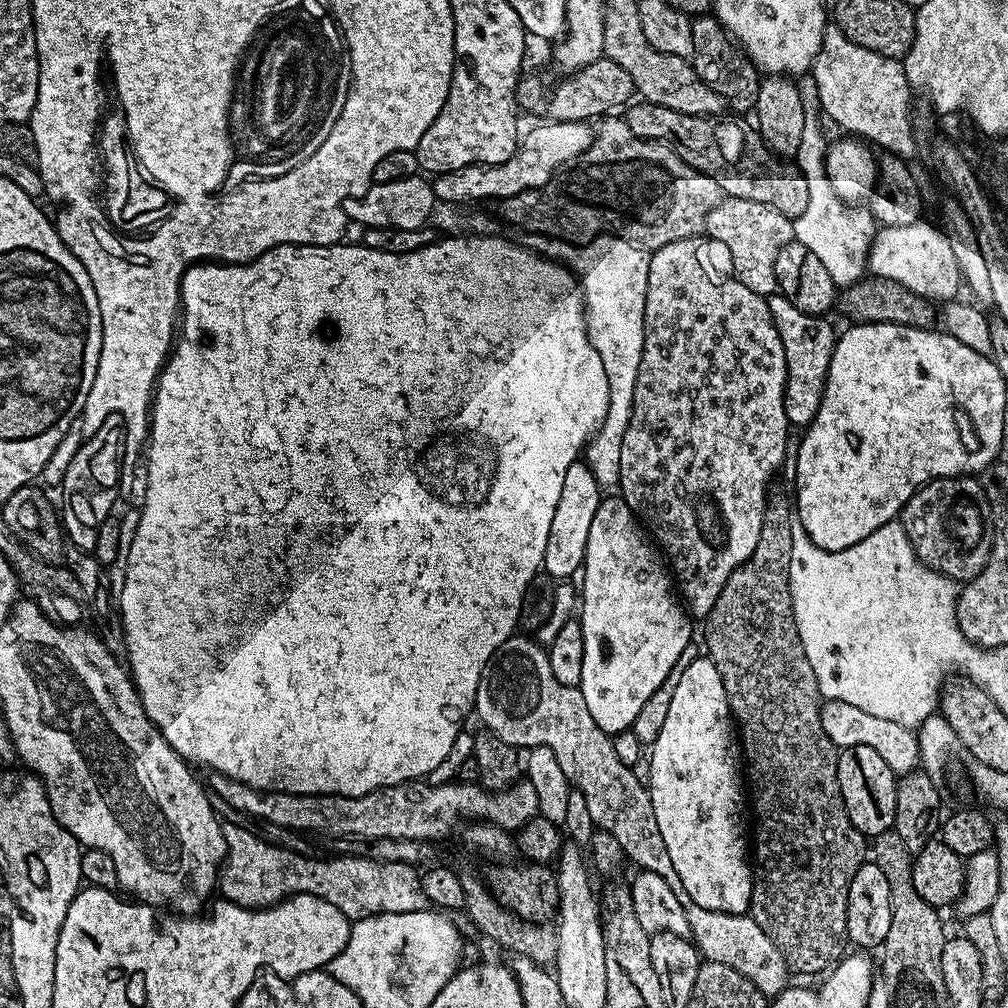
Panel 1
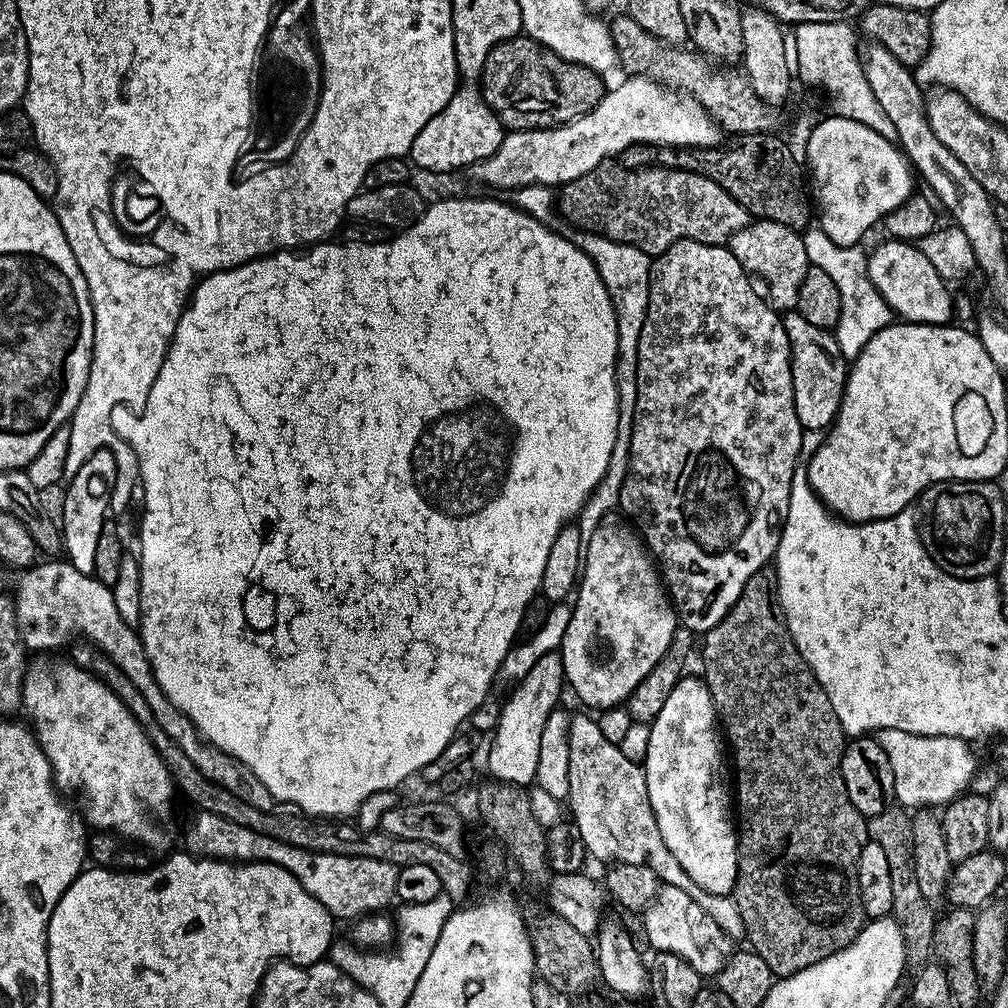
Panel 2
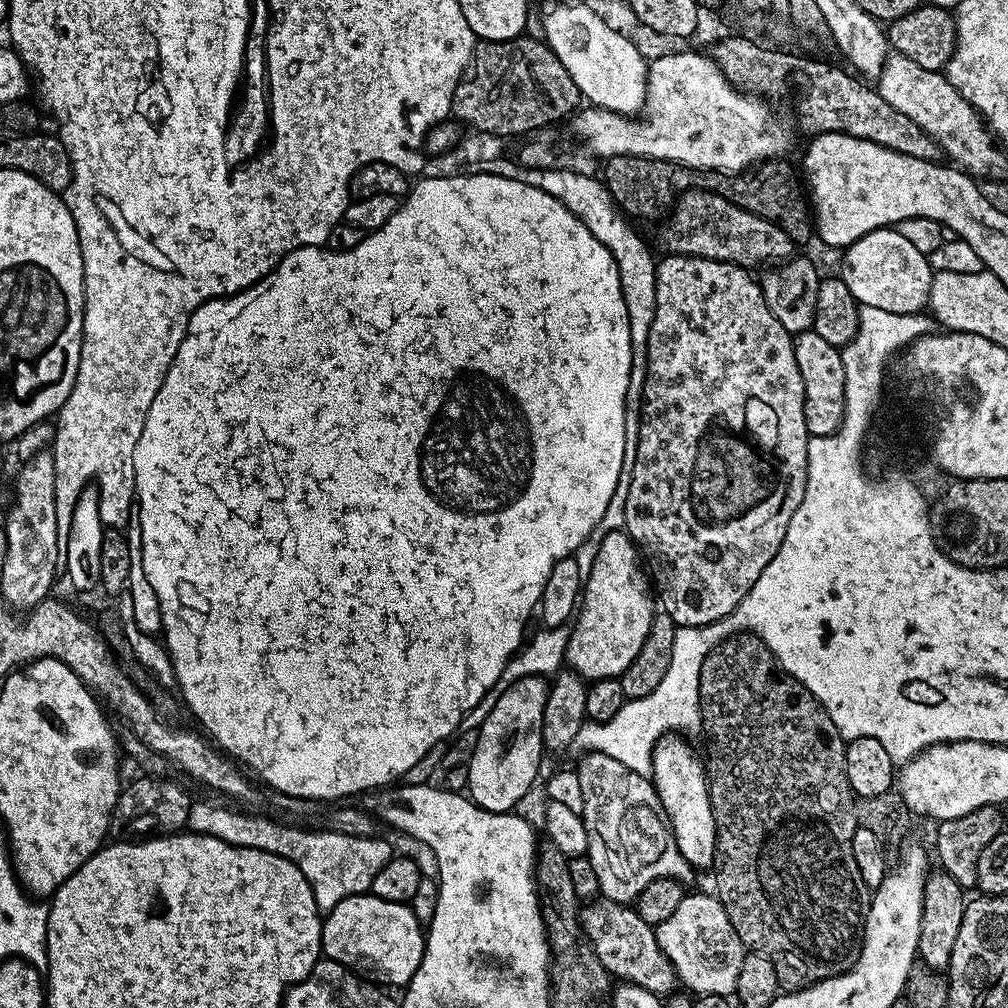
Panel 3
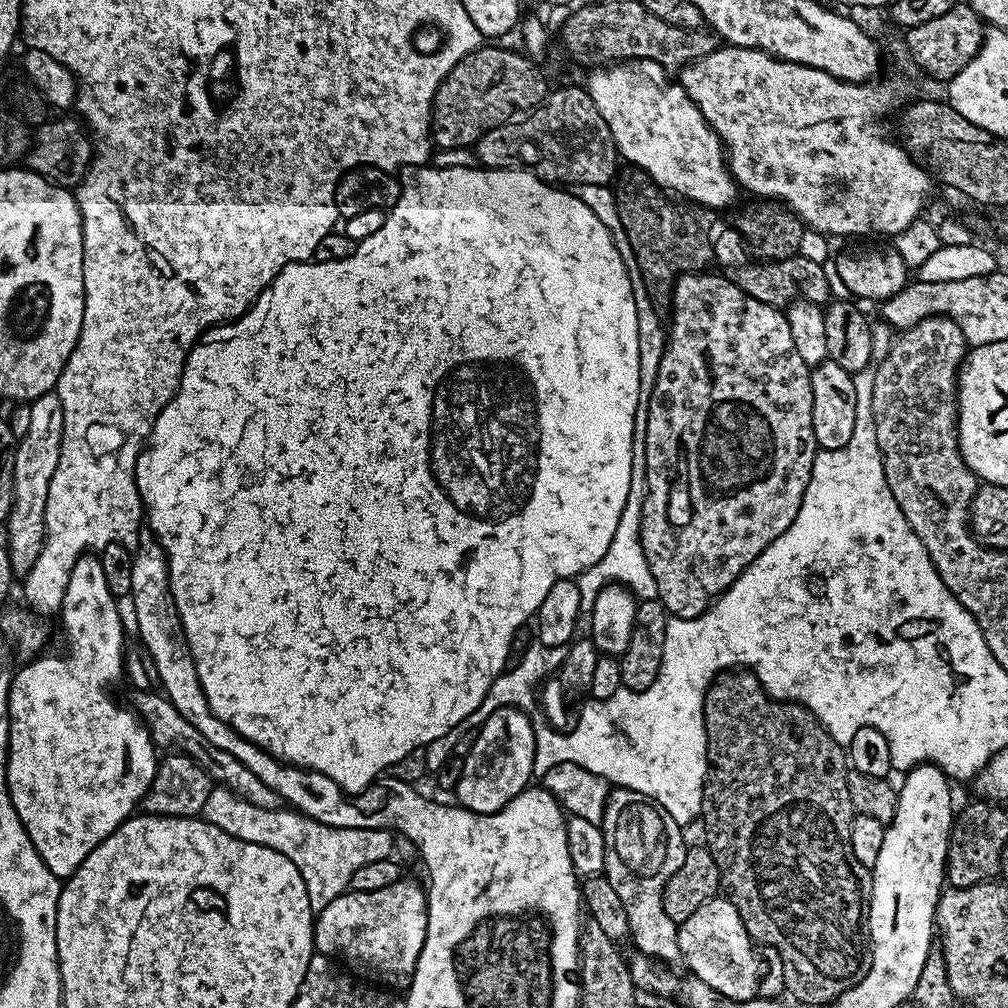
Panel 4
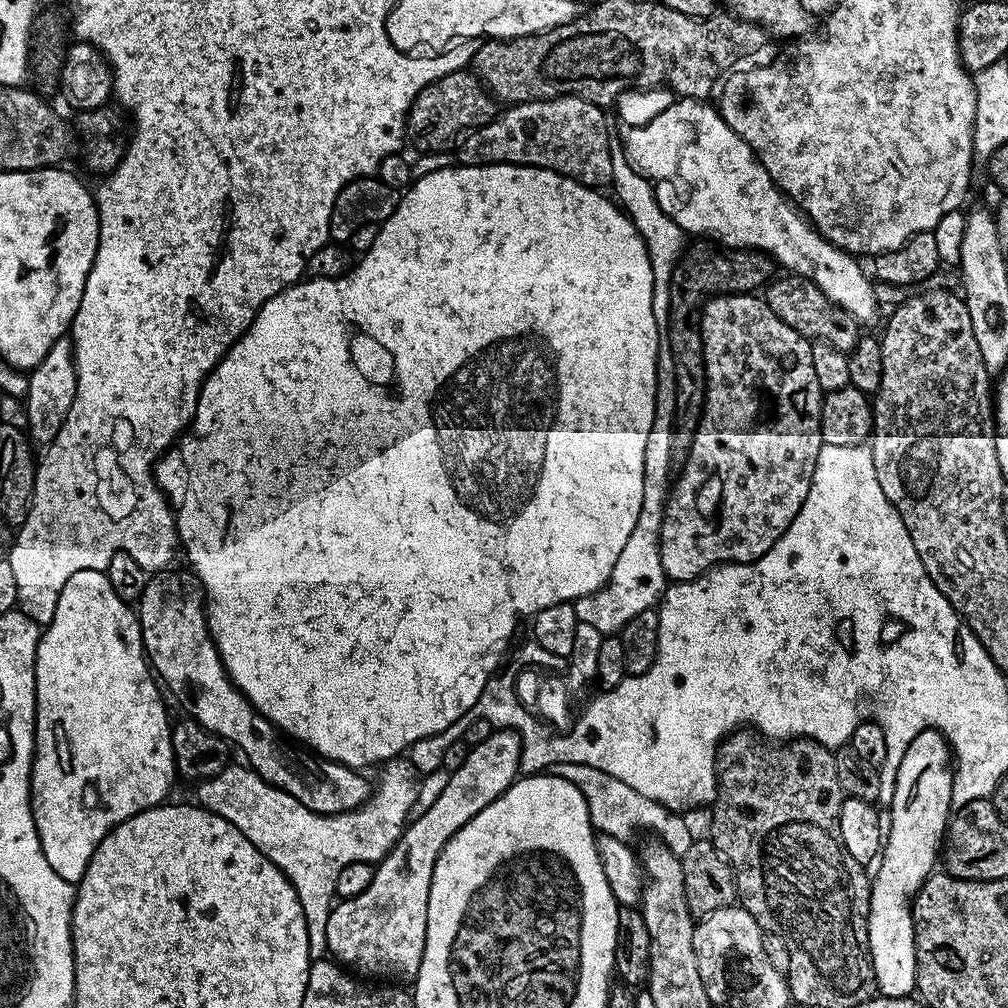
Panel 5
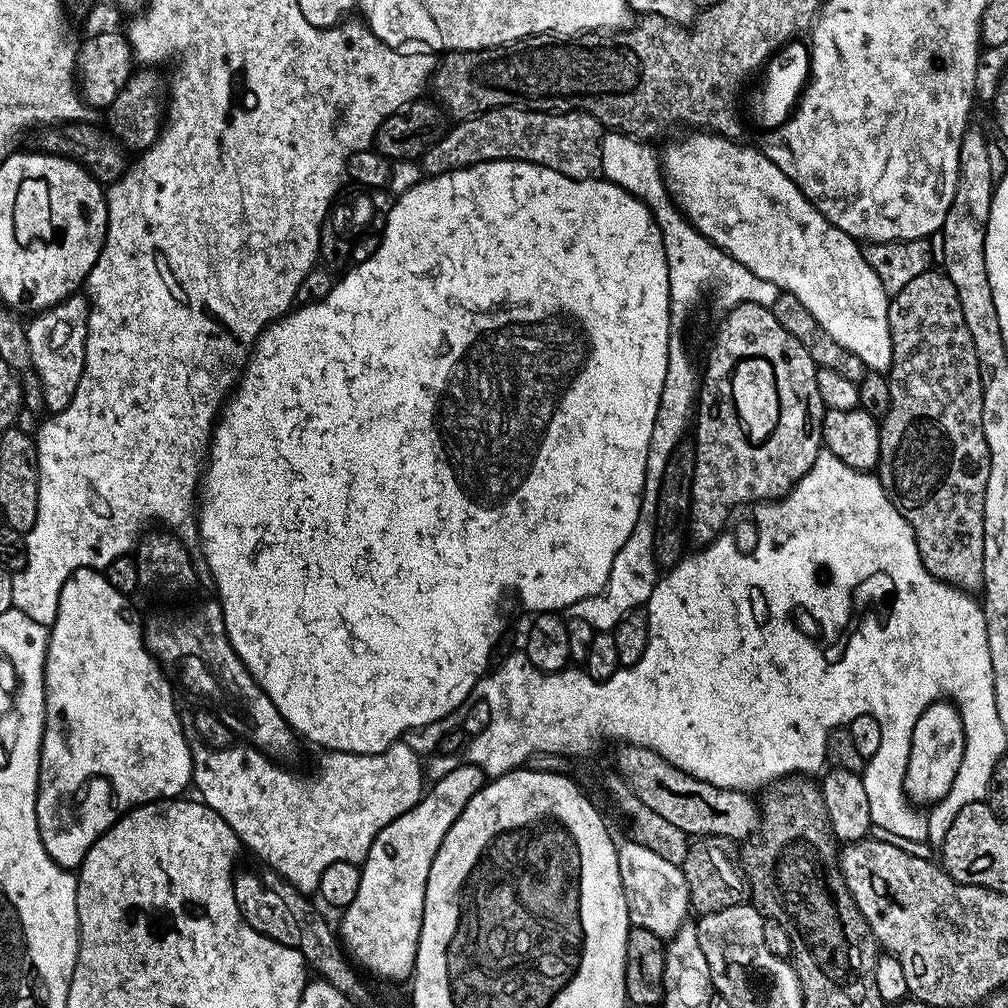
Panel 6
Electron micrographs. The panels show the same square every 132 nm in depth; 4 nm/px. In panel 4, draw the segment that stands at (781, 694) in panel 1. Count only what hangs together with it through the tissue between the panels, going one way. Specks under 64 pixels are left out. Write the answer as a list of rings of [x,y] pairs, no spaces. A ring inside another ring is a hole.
[[[725,670],[716,679],[708,685],[708,693],[704,695],[704,729],[706,730],[706,742],[708,743],[708,776],[704,780],[704,811],[702,813],[702,825],[704,824],[704,836],[706,839],[706,847],[710,850],[710,854],[714,858],[714,862],[718,862],[718,870],[720,871],[720,886],[723,895],[738,910],[738,914],[742,918],[742,922],[746,926],[749,936],[760,946],[774,946],[774,950],[778,950],[778,958],[782,958],[782,966],[784,967],[784,988],[792,991],[792,996],[796,1000],[801,1000],[804,1004],[824,1004],[831,1005],[836,997],[840,996],[846,990],[854,987],[859,980],[862,979],[865,972],[868,971],[870,963],[870,940],[866,935],[862,925],[866,920],[866,901],[872,896],[872,873],[866,866],[862,866],[862,862],[858,862],[858,858],[854,858],[854,850],[850,846],[850,826],[854,809],[850,802],[850,790],[848,789],[848,774],[850,765],[845,749],[838,742],[834,742],[834,738],[825,728],[820,725],[816,715],[803,704],[794,704],[783,700],[774,700],[763,688],[760,687],[760,679],[757,678],[755,672],[751,670]]]

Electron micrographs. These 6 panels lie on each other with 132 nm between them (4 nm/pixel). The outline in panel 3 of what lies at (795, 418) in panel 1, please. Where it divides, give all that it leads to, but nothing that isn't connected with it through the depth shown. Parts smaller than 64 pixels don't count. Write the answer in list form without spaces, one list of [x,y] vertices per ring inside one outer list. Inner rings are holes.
[[[811,330],[801,332],[794,340],[794,358],[802,374],[804,413],[809,437],[829,436],[840,428],[846,406],[846,373],[842,371],[840,349]]]

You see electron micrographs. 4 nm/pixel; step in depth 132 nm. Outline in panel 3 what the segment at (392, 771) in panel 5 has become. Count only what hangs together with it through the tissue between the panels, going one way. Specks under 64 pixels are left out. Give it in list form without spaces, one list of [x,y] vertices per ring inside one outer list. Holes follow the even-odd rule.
[[[197,799],[190,806],[186,828],[190,832],[197,832],[210,838],[218,838],[222,842],[230,842],[230,846],[264,848],[267,852],[273,852],[290,862],[294,862],[294,866],[298,866],[298,870],[302,870],[306,882],[310,882],[310,890],[314,894],[314,902],[321,913],[324,914],[331,912],[334,906],[338,906],[338,902],[342,902],[352,895],[367,893],[371,889],[378,872],[394,857],[394,850],[386,841],[380,840],[381,838],[347,836],[341,832],[329,832],[327,830],[311,832],[308,828],[295,828],[292,824],[279,824],[278,821],[271,820],[268,816],[255,816],[252,813],[255,811],[252,810],[244,811],[248,812],[231,812],[228,808],[211,808],[206,801]]]

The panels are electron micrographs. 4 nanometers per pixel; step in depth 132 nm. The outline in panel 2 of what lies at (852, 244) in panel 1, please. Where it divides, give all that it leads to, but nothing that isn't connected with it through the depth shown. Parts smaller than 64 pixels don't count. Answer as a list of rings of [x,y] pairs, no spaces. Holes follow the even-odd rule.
[[[818,226],[809,227],[803,233],[803,237],[809,265],[826,270],[834,286],[838,286],[838,294],[842,298],[842,310],[834,329],[834,335],[838,342],[838,350],[842,350],[844,357],[855,358],[862,350],[862,346],[866,346],[866,342],[870,342],[870,338],[878,334],[878,330],[893,323],[894,313],[882,298],[882,294],[878,294],[874,282],[870,282],[868,258],[863,247],[838,246],[830,242],[830,238]]]

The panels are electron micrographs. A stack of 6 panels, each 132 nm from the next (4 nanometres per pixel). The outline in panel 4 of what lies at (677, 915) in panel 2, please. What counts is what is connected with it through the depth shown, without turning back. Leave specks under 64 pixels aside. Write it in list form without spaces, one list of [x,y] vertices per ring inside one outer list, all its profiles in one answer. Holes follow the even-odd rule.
[[[726,898],[707,900],[678,925],[676,940],[687,971],[731,1000],[752,1000],[760,991],[760,964],[754,941],[738,910]]]

